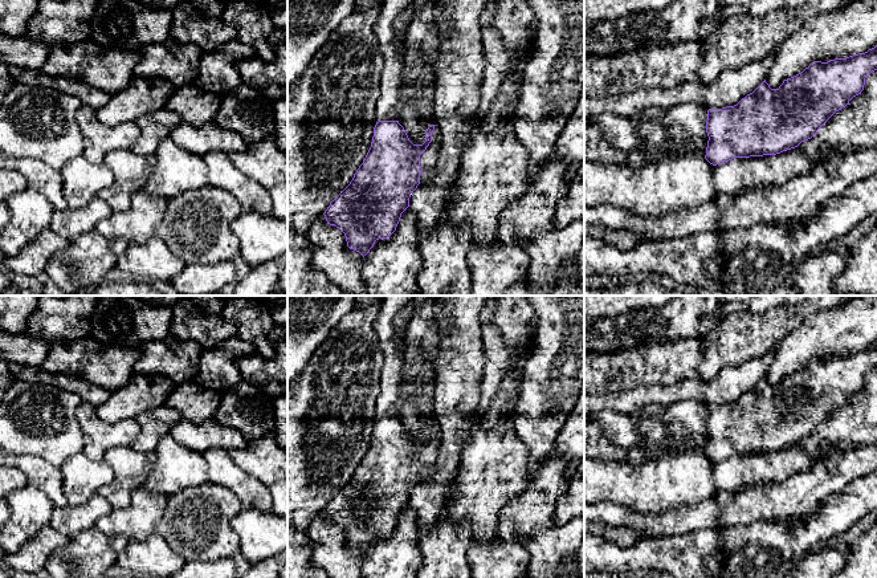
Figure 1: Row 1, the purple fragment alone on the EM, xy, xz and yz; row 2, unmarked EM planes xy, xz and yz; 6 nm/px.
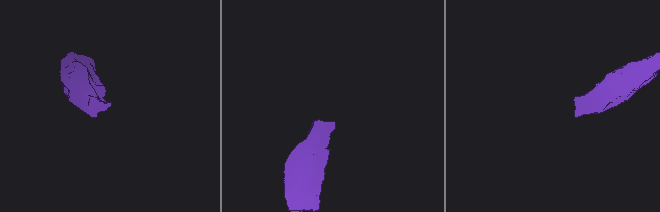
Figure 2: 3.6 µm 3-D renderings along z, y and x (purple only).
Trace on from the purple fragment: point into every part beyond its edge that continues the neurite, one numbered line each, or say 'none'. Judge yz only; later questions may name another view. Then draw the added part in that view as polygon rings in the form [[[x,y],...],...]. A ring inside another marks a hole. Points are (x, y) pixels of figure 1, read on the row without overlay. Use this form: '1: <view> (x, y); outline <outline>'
1: yz (685, 420); outline [[[677,402],[657,416],[669,432],[669,443],[678,453],[705,455],[707,444],[707,406],[699,402]]]

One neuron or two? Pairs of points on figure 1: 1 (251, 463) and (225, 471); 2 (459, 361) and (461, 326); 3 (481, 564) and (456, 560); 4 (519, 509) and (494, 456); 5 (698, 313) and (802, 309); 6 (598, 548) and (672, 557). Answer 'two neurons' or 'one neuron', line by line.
1: two neurons
2: one neuron
3: two neurons
4: two neurons
5: two neurons
6: one neuron

